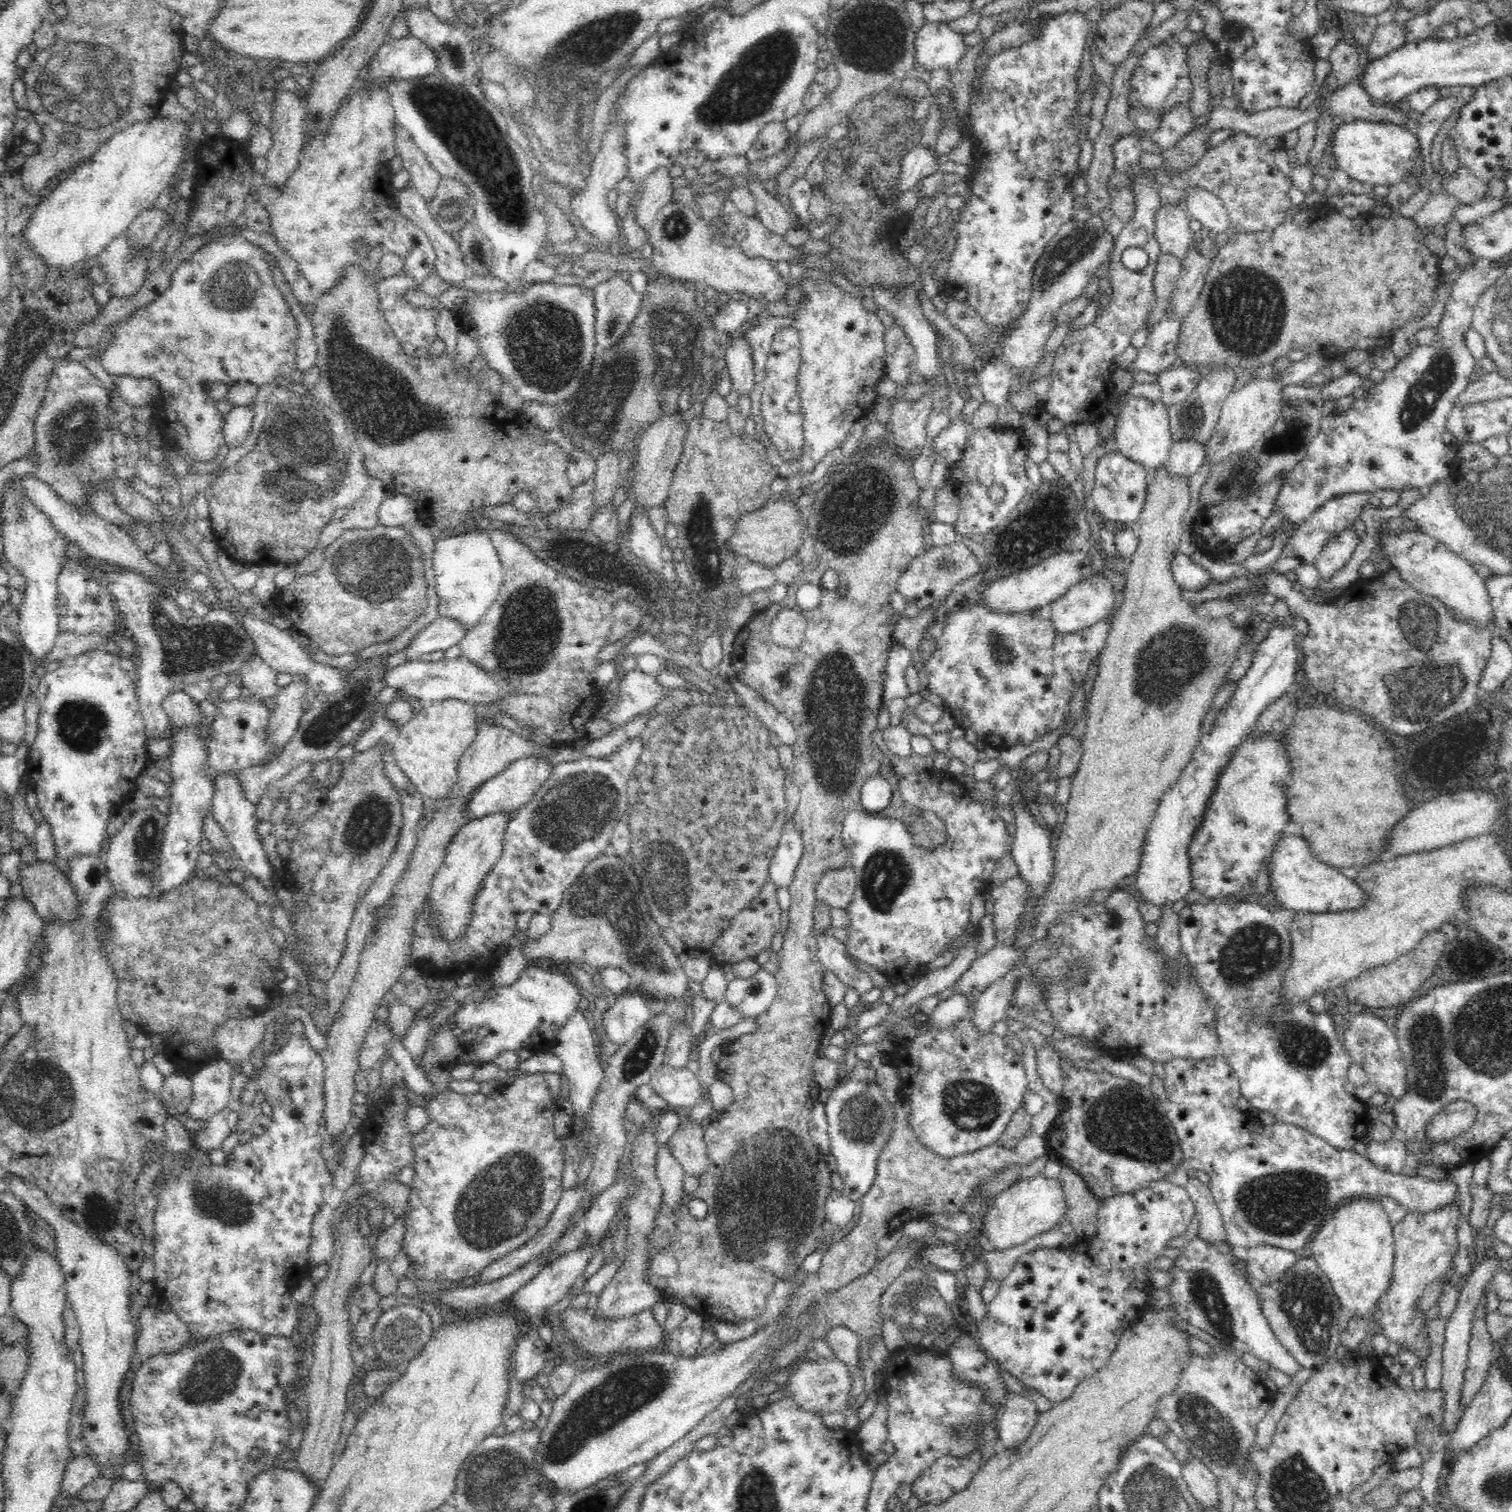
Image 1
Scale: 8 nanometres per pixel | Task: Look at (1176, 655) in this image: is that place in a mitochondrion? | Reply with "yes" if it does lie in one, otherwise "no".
yes

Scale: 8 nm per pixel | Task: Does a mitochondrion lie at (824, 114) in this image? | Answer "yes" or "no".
no

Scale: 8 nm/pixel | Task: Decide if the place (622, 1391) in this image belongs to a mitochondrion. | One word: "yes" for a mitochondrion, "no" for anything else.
yes

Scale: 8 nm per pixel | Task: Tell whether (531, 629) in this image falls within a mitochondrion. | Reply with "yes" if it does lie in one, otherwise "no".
yes

